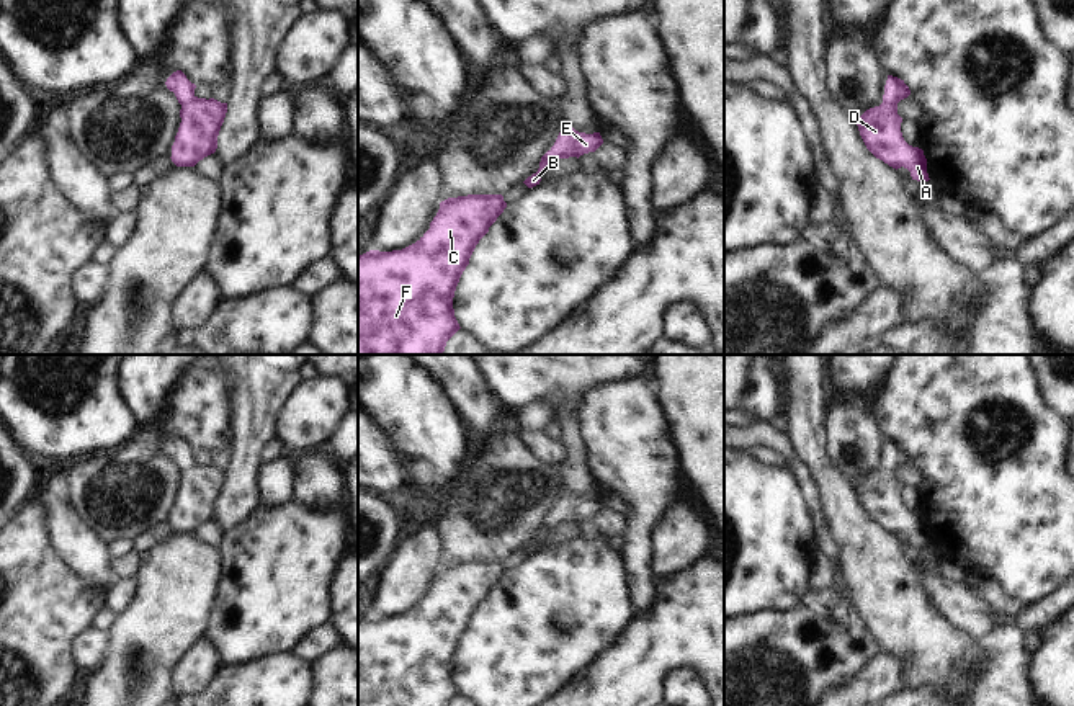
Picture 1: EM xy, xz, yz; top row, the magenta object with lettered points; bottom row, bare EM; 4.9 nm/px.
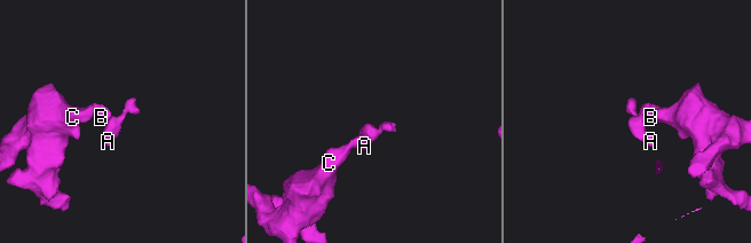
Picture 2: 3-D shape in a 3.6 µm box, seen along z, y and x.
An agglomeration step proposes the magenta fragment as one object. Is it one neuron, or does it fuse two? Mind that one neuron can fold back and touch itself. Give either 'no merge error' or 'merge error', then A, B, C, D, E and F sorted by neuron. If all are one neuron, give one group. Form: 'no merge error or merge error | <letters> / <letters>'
no merge error | A B C D E F

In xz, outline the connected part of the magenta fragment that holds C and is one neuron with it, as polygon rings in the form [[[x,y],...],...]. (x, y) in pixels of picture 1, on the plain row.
[[[502,561],[448,564],[430,595],[402,616],[369,616],[358,623],[358,706],[450,706],[461,693],[453,664],[479,606],[503,579]]]

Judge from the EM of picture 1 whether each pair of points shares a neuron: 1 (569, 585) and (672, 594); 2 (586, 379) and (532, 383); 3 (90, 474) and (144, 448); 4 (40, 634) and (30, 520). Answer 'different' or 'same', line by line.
1: different
2: same
3: same
4: same

